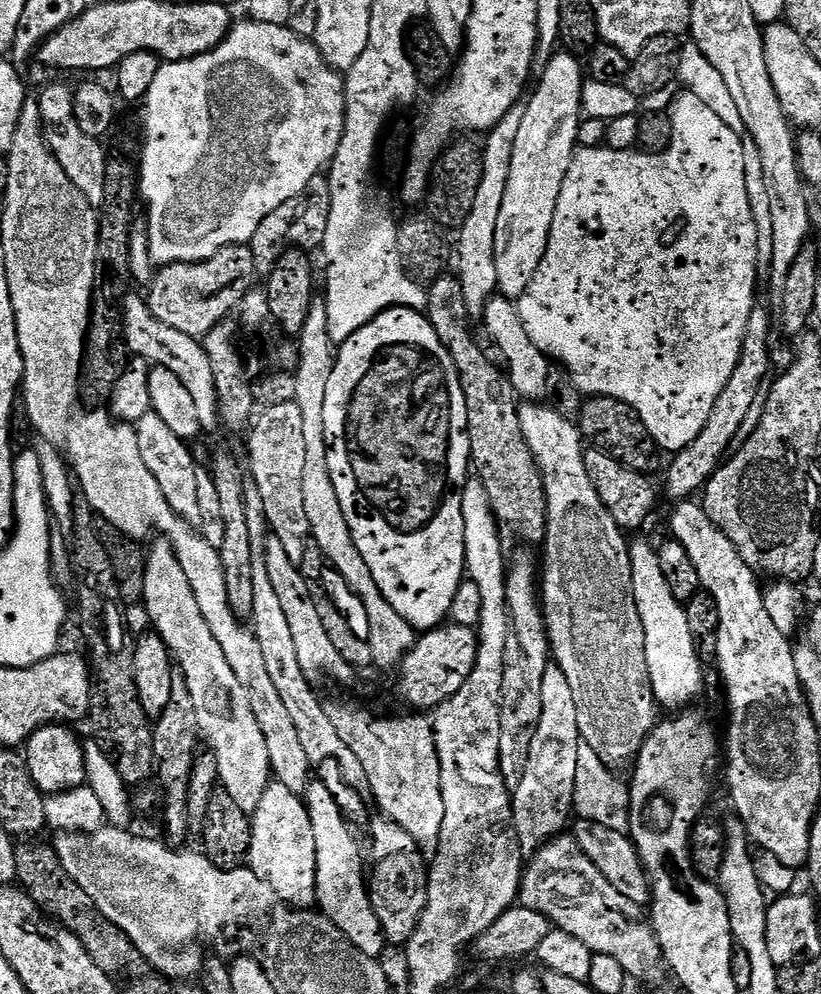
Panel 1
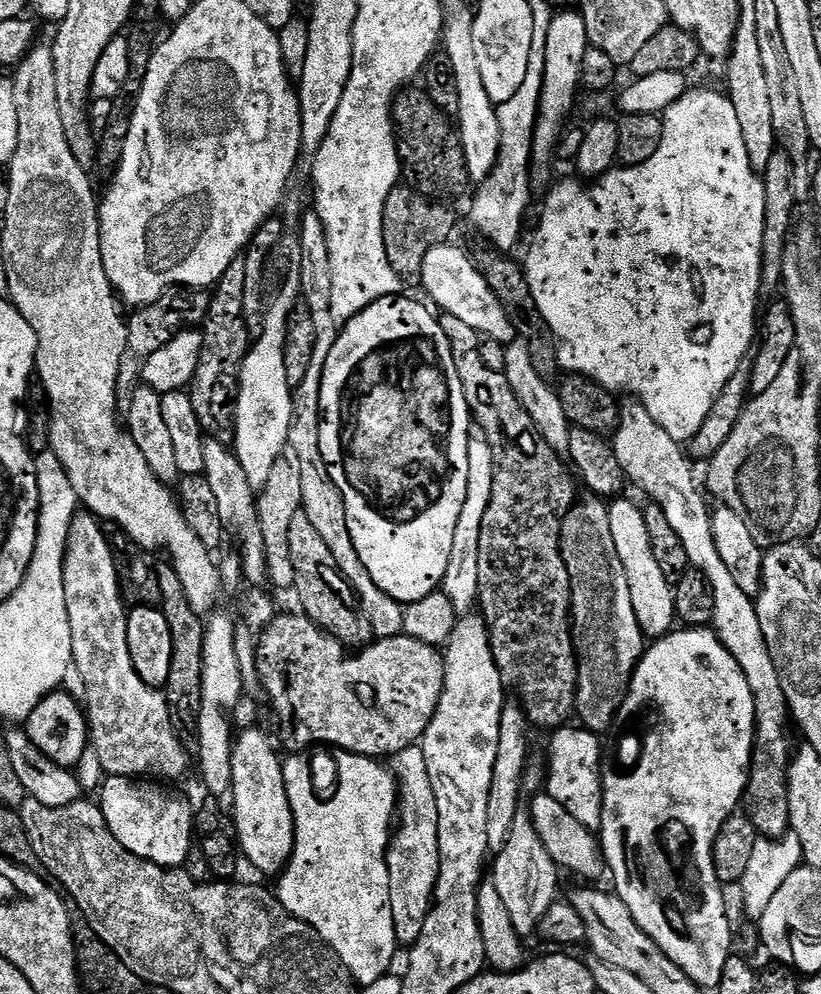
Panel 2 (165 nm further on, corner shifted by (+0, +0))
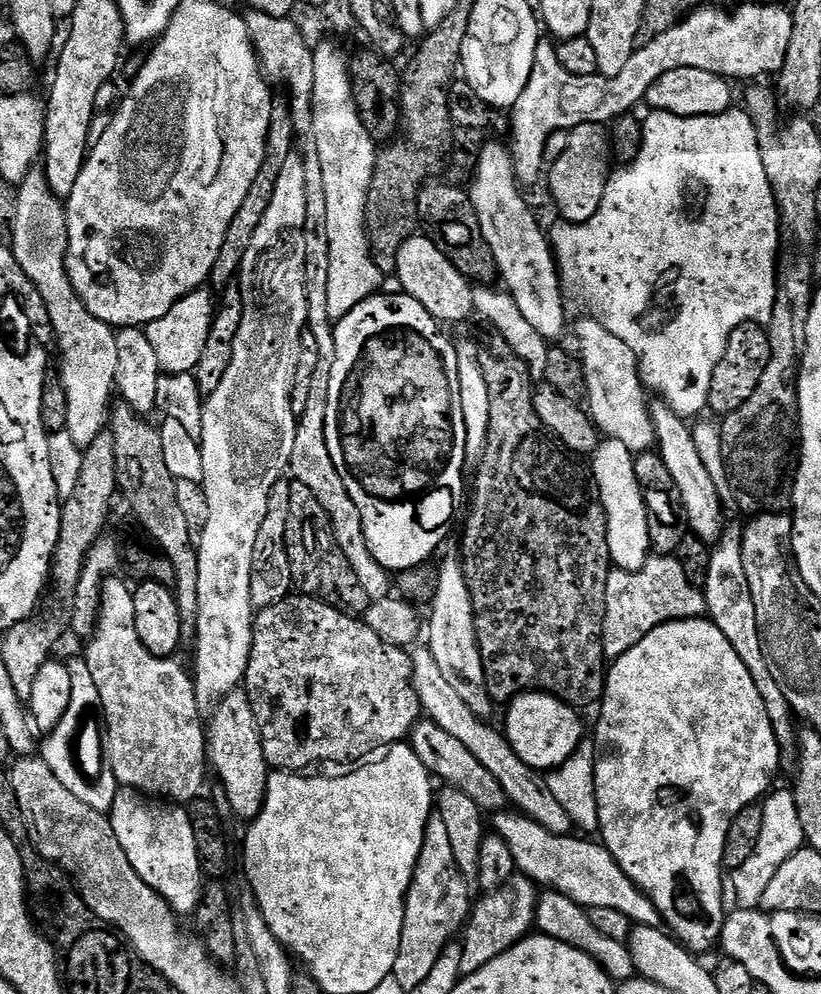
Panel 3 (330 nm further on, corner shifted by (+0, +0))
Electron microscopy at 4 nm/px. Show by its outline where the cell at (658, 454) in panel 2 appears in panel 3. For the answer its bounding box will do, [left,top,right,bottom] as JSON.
[576,316,656,454]

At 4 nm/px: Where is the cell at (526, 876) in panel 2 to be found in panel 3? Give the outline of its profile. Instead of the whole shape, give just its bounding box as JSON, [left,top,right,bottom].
[462,874,538,974]

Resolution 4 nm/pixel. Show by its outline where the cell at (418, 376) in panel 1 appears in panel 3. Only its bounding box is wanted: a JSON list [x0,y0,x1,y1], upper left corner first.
[326,294,466,574]

